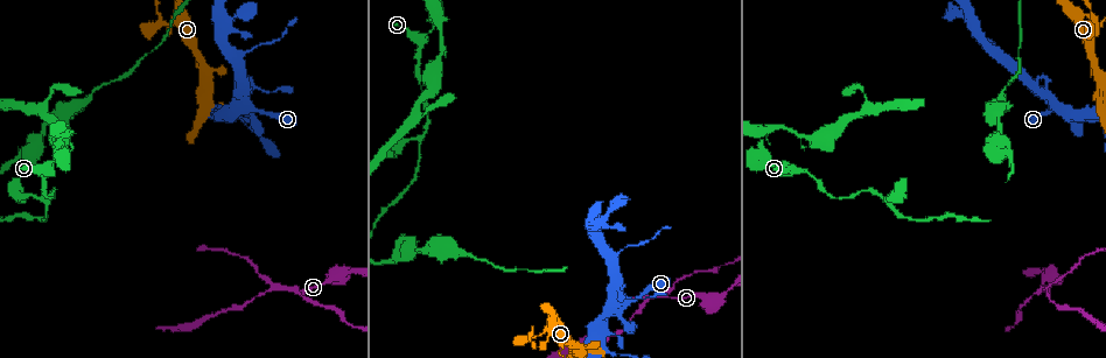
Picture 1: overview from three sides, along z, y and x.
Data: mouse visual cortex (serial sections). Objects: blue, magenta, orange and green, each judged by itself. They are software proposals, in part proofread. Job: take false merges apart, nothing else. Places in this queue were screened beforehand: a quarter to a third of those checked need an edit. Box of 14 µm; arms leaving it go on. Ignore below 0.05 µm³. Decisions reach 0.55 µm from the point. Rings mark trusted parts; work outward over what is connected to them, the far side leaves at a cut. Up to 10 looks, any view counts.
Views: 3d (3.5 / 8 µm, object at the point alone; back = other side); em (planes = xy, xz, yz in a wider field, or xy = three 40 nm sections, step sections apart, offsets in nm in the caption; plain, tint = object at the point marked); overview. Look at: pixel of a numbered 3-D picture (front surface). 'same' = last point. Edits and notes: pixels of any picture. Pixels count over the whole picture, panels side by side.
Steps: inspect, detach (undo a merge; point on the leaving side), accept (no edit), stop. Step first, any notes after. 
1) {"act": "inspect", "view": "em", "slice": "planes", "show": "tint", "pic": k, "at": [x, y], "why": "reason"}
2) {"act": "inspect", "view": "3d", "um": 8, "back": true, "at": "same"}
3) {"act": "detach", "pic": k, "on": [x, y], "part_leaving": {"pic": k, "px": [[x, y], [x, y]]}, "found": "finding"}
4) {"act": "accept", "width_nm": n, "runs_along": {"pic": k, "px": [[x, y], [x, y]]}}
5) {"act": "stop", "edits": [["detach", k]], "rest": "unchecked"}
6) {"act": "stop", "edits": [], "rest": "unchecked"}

{"act": "inspect", "view": "3d", "um": 8, "pic": 1, "at": [271, 289], "why": "a fork"}

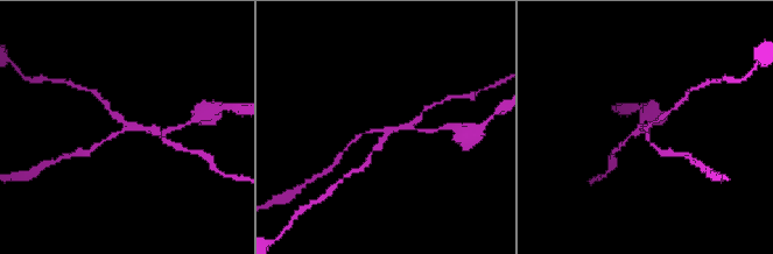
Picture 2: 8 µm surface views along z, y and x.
{"act": "inspect", "view": "3d", "um": 3.5, "back": true, "pic": 2, "at": [129, 128], "why": "closer look"}

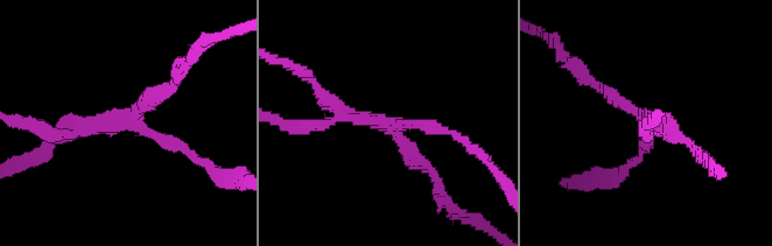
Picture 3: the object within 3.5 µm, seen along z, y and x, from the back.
{"act": "detach", "pic": 3, "on": [413, 164], "arms": 3, "found": "two cells meet here"}

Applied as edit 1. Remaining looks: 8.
{"act": "inspect", "view": "overview"}

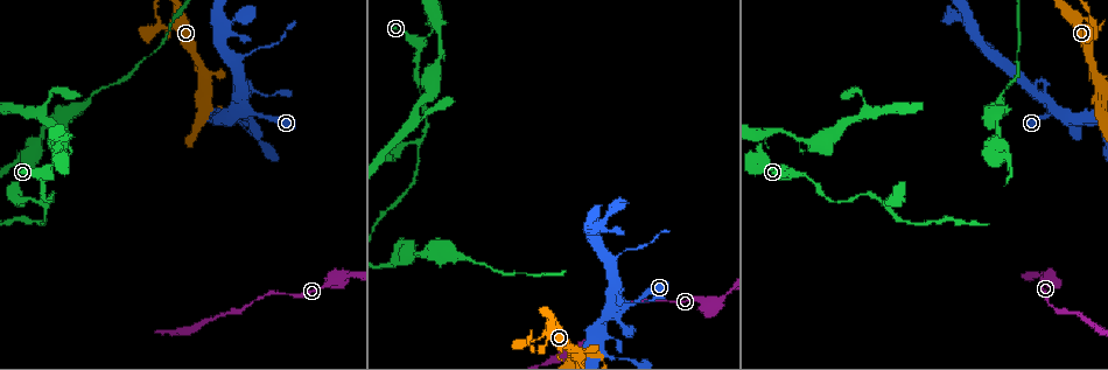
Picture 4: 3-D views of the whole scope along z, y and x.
{"act": "inspect", "view": "em", "slice": "xy", "step": 2, "show": "tint", "pic": 4, "at": [156, 27], "why": "abrupt turn"}

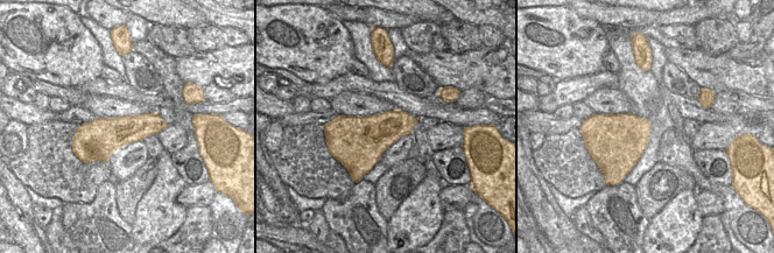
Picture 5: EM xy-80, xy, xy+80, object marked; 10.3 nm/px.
{"act": "inspect", "view": "3d", "um": 3.5, "at": "same"}

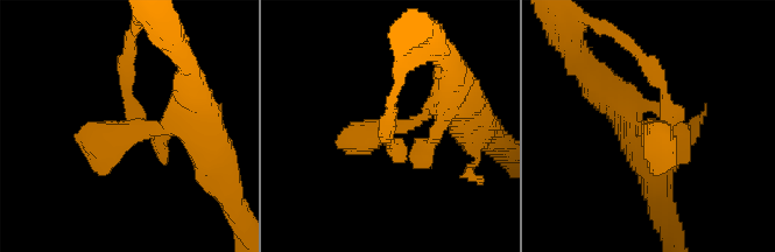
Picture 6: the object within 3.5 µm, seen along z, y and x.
{"act": "accept", "runs_along": {"pic": 6, "px": [[470, 117], [434, 109], [359, 135]]}, "found": "one cell here"}

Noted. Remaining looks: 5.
{"act": "inspect", "view": "3d", "um": 3.5, "pic": 4, "at": [251, 111], "why": "thick turns thin"}

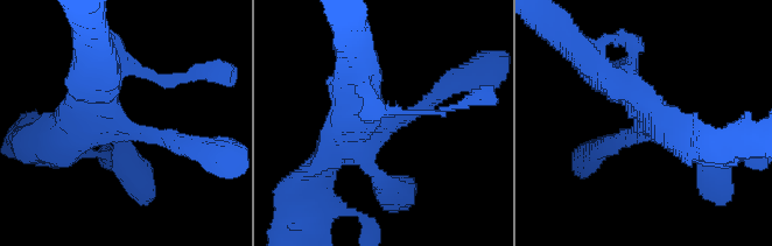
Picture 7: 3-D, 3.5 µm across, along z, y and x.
{"act": "inspect", "view": "em", "slice": "xy", "step": 3, "show": "tint", "pic": 7, "at": [645, 124], "why": "shape alone is not enough"}

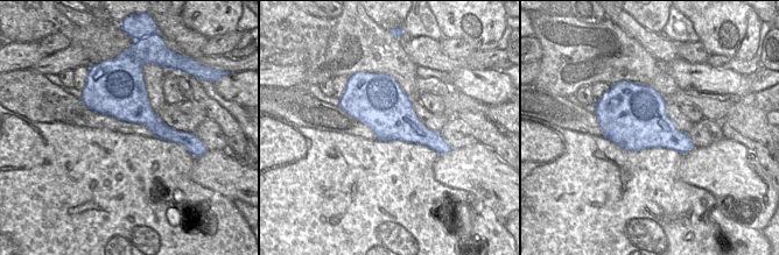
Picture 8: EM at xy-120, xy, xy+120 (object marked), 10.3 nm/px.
{"act": "accept", "width_nm": 550, "runs_along": {"pic": 7, "px": [[184, 147], [127, 129], [96, 72]]}, "found": "all the same cell"}

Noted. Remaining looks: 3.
{"act": "inspect", "view": "3d", "um": 3.5, "pic": 4, "at": [802, 174], "why": "thin neck"}

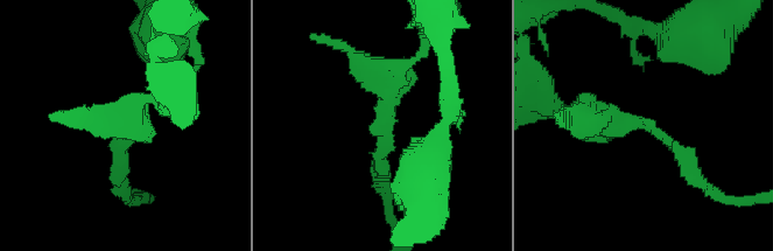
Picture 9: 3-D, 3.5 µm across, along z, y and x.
{"act": "inspect", "view": "em", "slice": "xy", "step": 1, "show": "plain", "pic": 9, "at": [648, 124], "arm_widths_nm": [200, 400]}

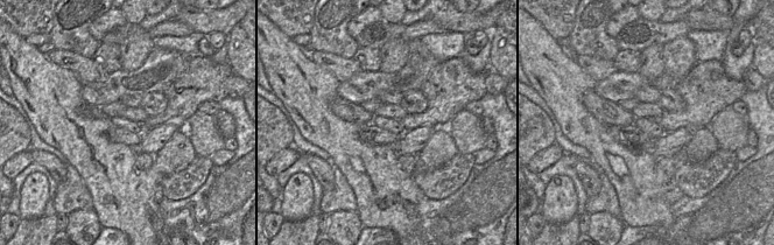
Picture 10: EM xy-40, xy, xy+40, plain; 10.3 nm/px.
{"act": "inspect", "view": "em", "slice": "xy", "step": 1, "show": "tint", "at": "same"}

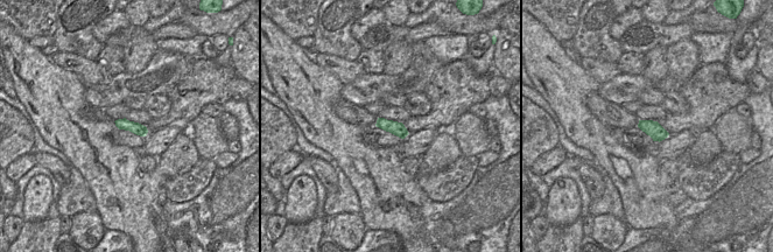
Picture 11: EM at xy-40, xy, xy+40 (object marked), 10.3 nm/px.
{"act": "accept", "runs_along": {"pic": 9, "px": [[583, 121], [643, 121], [700, 179]]}, "found": "all the same cell"}

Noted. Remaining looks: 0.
{"act": "stop", "edits": [["detach", 3]], "rest": "unchecked"}

